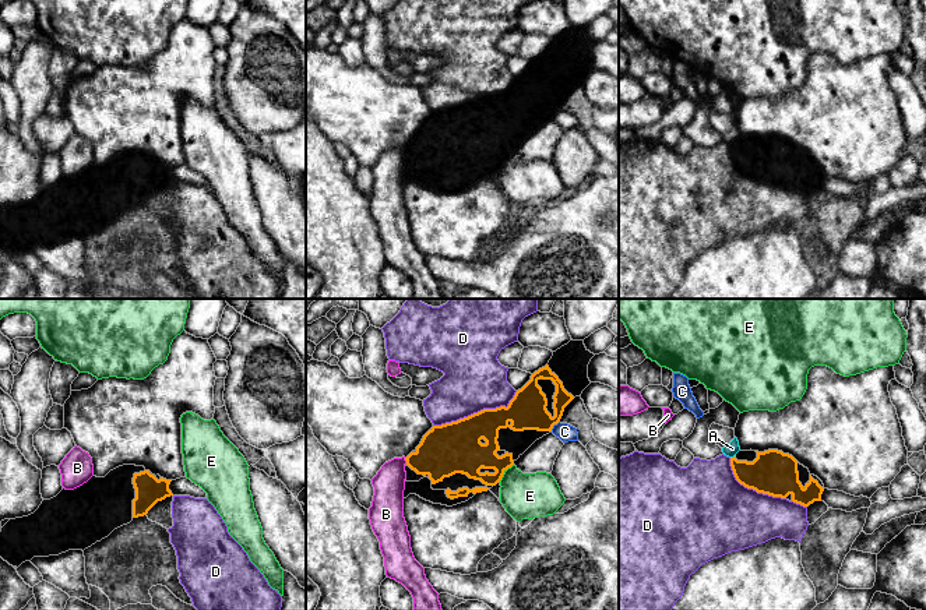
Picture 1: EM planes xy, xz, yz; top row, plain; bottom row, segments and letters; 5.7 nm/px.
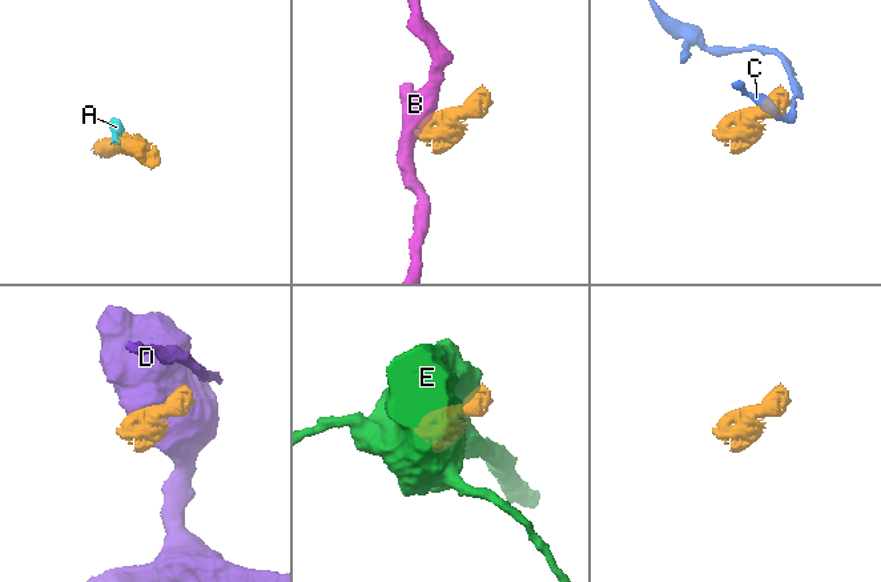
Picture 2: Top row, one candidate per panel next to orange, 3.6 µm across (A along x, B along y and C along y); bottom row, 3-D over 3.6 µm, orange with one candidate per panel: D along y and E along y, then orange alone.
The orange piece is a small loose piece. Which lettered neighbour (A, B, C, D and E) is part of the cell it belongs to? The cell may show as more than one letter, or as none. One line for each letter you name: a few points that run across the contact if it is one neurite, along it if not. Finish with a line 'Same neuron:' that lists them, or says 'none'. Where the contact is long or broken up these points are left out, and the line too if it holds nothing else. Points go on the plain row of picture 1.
Same neuron: none

